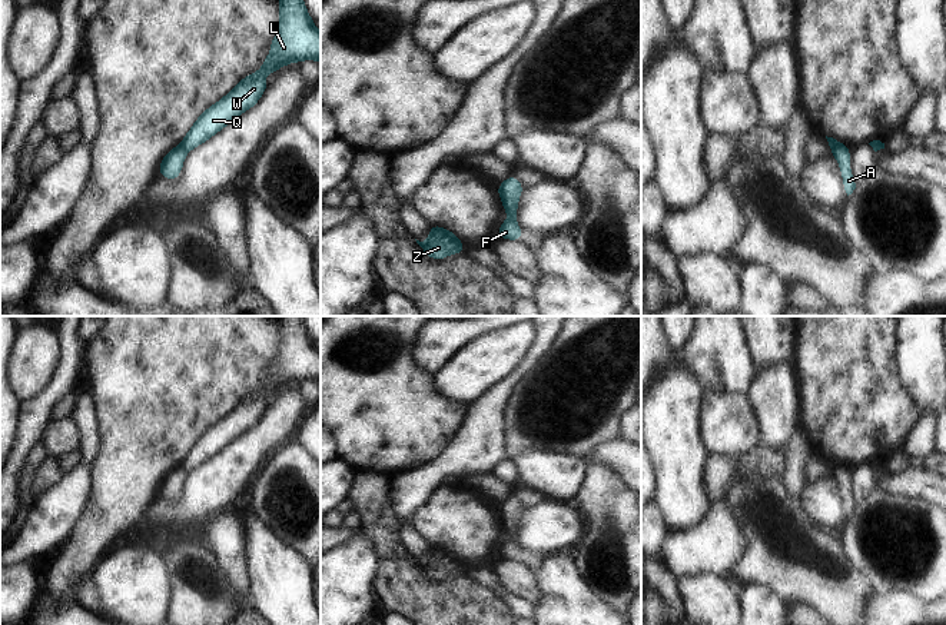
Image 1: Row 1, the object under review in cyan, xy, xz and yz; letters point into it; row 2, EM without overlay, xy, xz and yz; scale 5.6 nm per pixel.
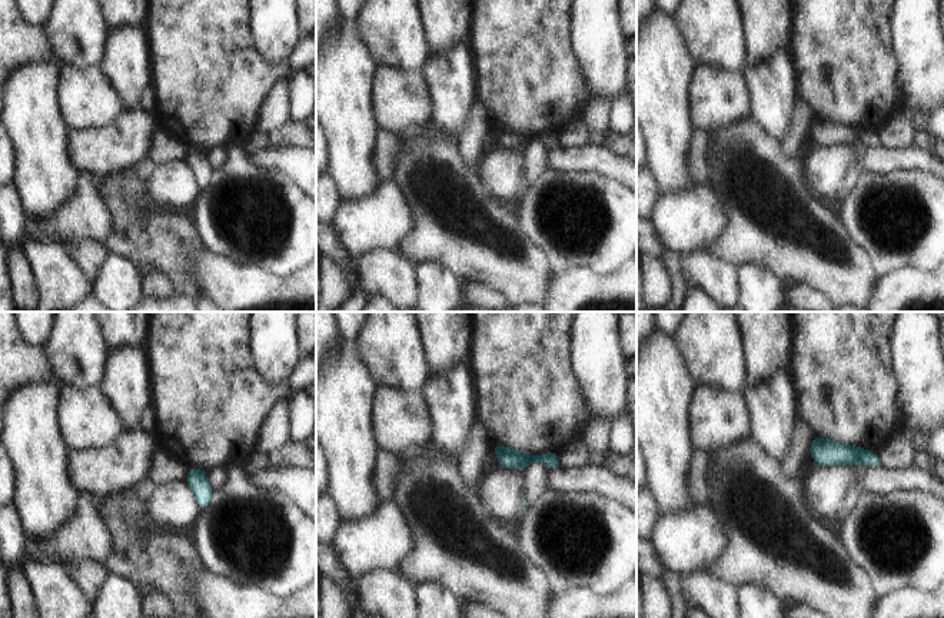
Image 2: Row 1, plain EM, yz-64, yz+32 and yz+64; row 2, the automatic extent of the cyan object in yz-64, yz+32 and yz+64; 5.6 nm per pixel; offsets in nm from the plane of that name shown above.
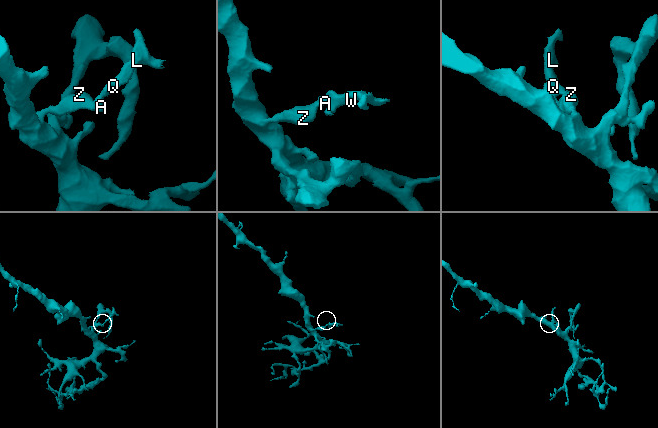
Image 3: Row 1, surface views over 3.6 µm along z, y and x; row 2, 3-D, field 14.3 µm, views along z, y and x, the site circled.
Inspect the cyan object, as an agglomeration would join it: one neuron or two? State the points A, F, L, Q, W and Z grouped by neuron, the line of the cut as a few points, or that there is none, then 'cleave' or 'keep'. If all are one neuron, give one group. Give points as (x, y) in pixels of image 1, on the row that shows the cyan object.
A Z / F L Q W | yz (843, 145), (833, 152) | cleave

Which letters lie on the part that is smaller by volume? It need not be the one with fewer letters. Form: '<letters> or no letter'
F, L, Q, W

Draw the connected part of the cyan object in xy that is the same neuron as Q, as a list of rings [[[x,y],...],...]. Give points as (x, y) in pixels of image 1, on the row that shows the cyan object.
[[[279,0],[279,27],[270,43],[270,56],[260,70],[243,77],[236,87],[205,110],[190,127],[180,146],[187,152],[202,144],[243,112],[252,109],[268,89],[265,76],[288,63],[316,60],[321,63],[321,33],[303,0]]]

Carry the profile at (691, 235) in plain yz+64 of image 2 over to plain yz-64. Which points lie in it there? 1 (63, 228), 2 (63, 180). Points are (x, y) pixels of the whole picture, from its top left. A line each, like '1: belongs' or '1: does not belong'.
1: belongs
2: does not belong

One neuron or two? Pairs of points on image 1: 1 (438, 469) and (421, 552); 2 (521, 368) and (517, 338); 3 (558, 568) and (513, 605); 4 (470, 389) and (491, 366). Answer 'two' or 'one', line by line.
1: one
2: two
3: two
4: one

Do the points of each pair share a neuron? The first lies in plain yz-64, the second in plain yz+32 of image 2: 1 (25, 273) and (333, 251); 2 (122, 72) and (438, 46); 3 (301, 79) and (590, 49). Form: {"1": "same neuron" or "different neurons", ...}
{"1": "same neuron", "2": "different neurons", "3": "different neurons"}

